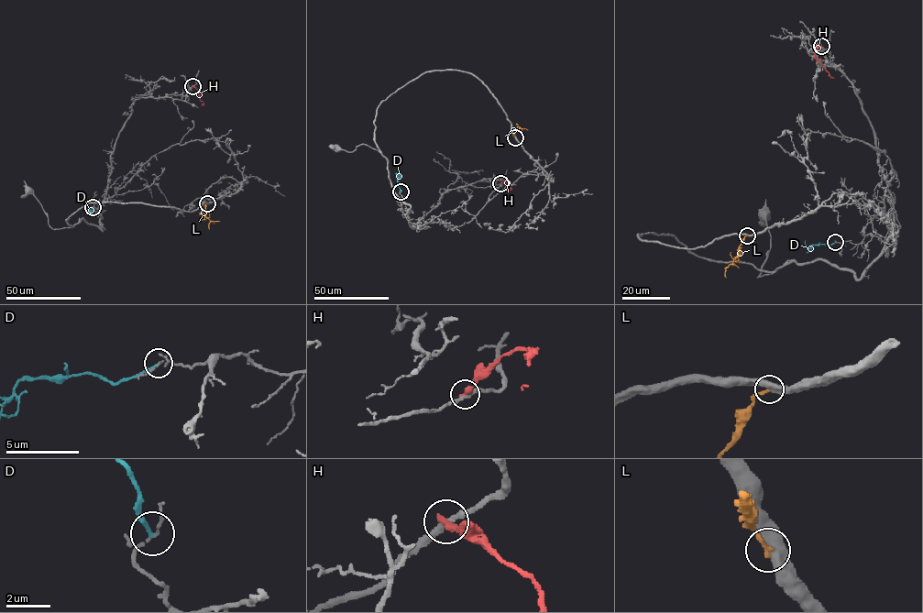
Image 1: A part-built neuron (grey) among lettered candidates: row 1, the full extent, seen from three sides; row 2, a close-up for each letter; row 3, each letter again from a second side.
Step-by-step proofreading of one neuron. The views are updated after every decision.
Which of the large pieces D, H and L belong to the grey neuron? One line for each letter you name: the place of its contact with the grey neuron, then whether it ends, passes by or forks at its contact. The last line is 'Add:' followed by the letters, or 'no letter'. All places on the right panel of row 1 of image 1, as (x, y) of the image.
Add: no letter

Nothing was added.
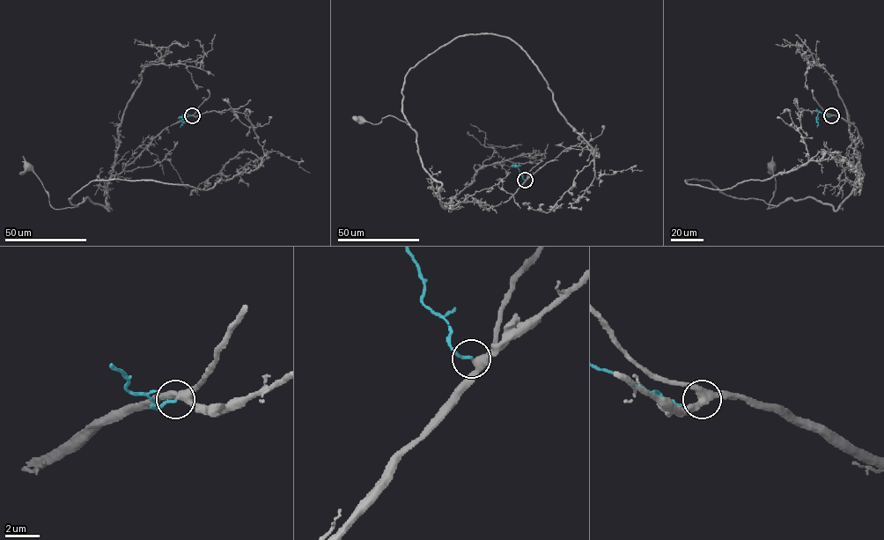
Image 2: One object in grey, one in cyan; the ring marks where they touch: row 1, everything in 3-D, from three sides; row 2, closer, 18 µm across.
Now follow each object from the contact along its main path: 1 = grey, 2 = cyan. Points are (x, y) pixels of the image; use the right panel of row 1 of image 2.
1: (831, 115), (803, 109), (807, 161), (795, 169), (724, 189), (686, 181), (776, 206), (767, 209), (771, 168)
2: (831, 115), (819, 112), (817, 127)

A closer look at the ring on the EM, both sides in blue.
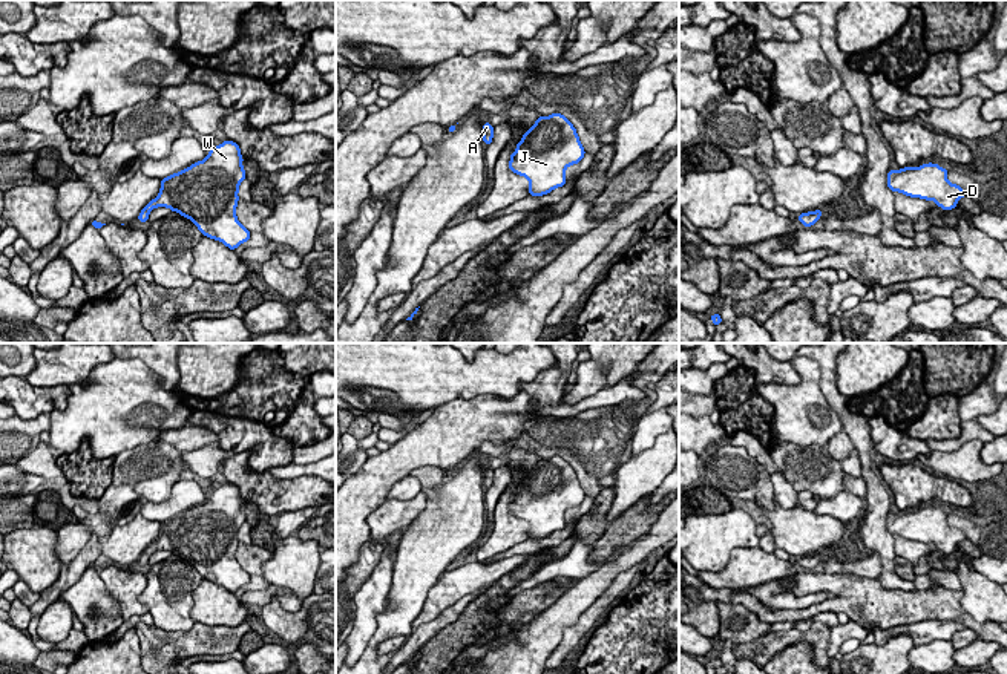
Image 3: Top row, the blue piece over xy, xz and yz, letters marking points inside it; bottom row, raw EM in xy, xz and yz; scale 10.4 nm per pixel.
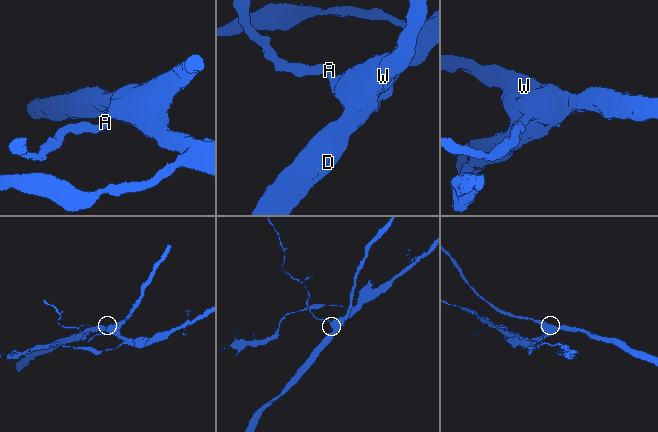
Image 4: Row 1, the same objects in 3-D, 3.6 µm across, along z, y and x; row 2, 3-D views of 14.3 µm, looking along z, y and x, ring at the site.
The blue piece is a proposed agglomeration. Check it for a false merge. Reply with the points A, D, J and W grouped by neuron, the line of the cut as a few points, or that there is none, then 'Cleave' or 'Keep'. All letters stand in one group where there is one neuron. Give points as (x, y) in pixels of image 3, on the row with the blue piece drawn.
Groups: A D J W. No split. Keep

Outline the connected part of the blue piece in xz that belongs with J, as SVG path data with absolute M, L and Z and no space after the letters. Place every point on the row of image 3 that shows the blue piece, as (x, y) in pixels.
M561 113L540 116L510 155L510 172L529 179L529 195L543 196L566 184L566 168L584 158L576 129Z

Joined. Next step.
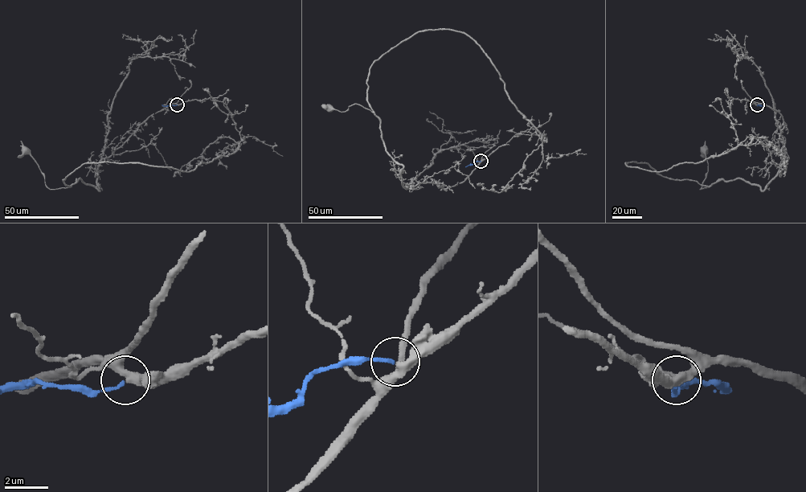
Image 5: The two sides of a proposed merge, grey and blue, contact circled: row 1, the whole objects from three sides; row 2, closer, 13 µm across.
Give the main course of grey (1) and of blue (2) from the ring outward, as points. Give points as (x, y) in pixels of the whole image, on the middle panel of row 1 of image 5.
1: (480, 161), (513, 137), (544, 141), (464, 33), (419, 30), (382, 55), (366, 82), (373, 112), (330, 108)
2: (480, 161), (465, 166)

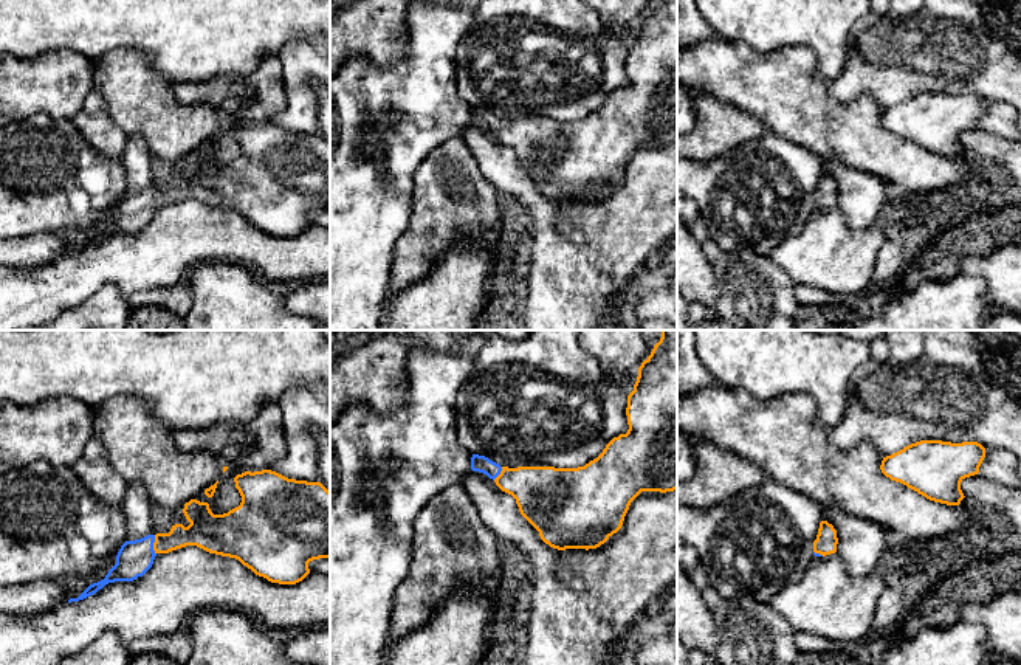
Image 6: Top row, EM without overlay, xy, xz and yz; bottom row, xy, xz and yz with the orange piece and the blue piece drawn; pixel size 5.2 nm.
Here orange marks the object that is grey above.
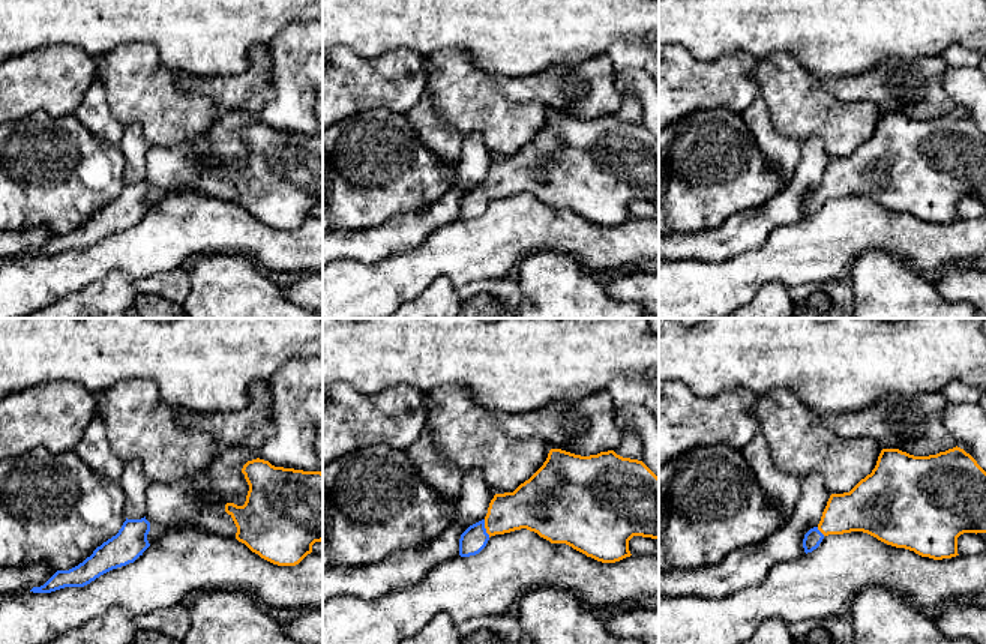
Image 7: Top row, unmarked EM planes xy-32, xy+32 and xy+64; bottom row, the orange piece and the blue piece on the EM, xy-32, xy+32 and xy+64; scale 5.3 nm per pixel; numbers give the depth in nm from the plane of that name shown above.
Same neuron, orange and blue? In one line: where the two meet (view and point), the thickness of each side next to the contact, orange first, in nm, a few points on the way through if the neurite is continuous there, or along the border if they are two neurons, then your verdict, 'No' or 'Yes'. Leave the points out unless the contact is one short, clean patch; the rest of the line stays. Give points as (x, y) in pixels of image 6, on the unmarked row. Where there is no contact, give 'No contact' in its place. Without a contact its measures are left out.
Touches orange at xy (154, 197). Thickness 150 nm (orange) against 180 nm. Path across: xy (200, 185), (154, 197), (135, 211). Yes

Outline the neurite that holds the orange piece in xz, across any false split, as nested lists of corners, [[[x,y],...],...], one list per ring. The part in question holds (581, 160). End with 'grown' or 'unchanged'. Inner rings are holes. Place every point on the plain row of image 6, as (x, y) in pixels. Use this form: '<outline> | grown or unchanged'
[[[654,0],[638,20],[634,43],[627,48],[626,87],[614,90],[603,105],[578,121],[508,121],[473,107],[471,122],[486,127],[516,152],[521,167],[553,202],[596,202],[617,186],[631,155],[641,144],[677,143],[677,0]]] | grown

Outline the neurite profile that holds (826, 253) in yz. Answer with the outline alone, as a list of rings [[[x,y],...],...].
[[[837,206],[812,209],[806,225],[782,240],[770,259],[795,284],[826,290],[835,296],[866,291],[886,240],[883,225],[852,229]]]

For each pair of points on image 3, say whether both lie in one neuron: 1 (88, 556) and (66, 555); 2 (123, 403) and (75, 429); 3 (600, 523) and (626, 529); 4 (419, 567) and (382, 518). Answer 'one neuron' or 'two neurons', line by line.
1: two neurons
2: one neuron
3: two neurons
4: two neurons

